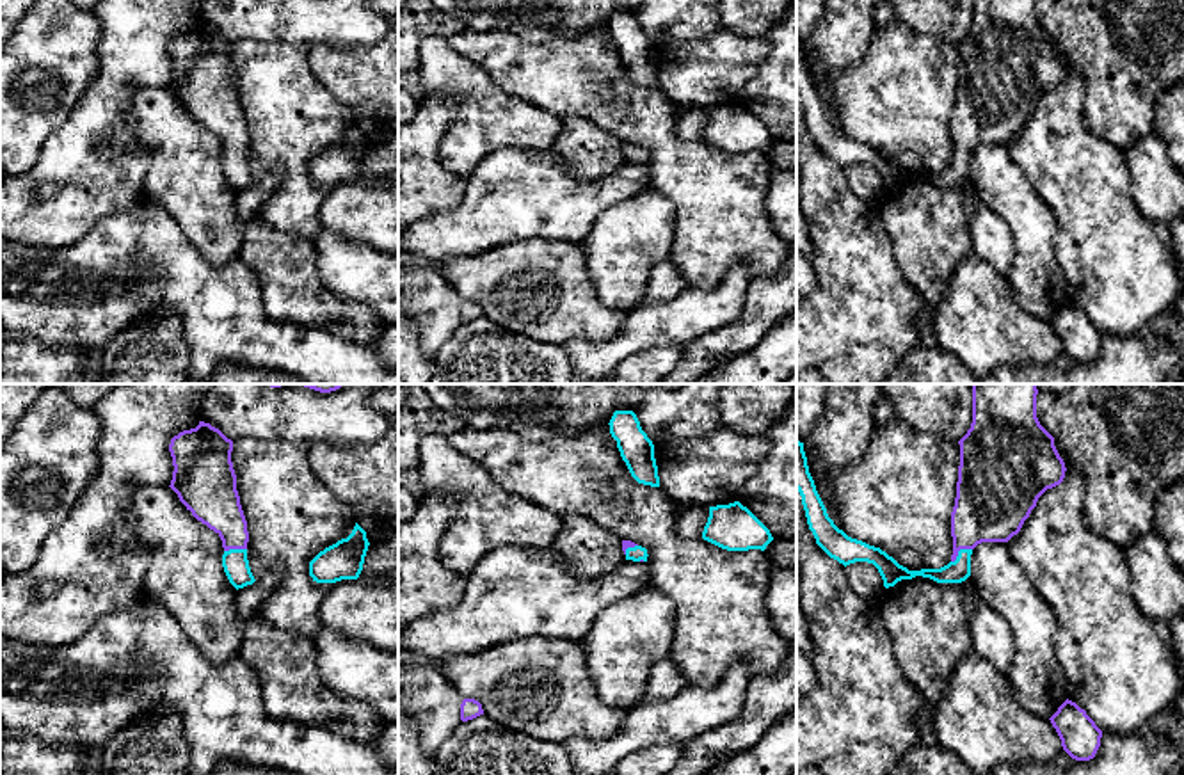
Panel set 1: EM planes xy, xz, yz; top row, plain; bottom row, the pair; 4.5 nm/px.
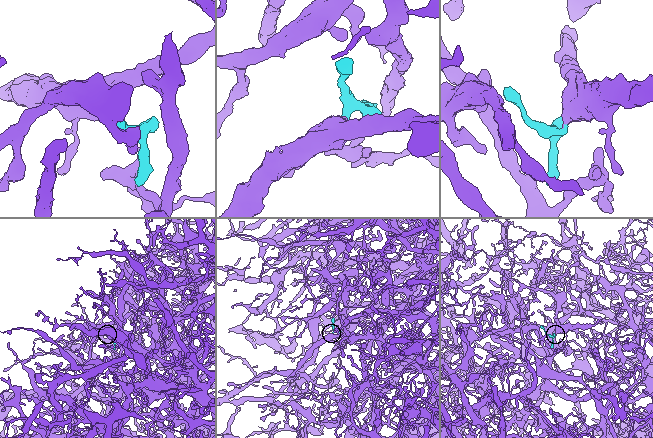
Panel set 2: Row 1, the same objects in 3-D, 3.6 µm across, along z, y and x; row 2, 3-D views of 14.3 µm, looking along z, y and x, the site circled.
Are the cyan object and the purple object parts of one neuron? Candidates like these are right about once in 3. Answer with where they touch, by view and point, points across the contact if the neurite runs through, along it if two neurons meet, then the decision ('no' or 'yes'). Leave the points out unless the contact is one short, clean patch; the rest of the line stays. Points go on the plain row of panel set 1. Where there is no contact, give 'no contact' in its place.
yz (959, 153) | across yz (957, 173), (959, 153), (968, 132), (991, 109) | yes

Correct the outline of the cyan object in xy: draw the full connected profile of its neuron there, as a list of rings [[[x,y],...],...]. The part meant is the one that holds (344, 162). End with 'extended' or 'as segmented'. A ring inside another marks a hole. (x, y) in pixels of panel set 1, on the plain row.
[[[356,124],[347,140],[325,149],[309,164],[309,178],[316,185],[357,181],[368,148],[366,133]]]; as segmented

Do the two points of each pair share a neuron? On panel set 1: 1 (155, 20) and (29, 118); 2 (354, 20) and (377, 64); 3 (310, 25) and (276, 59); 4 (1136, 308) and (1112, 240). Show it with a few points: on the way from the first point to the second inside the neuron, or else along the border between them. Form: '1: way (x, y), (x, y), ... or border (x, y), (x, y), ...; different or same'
1: border (102, 25), (96, 47), (98, 75), (77, 103); different
2: border (379, 39), (356, 47), (324, 45); different
3: border (249, 38), (308, 45); different
4: way (1122, 292), (1122, 274), (1112, 256); same

